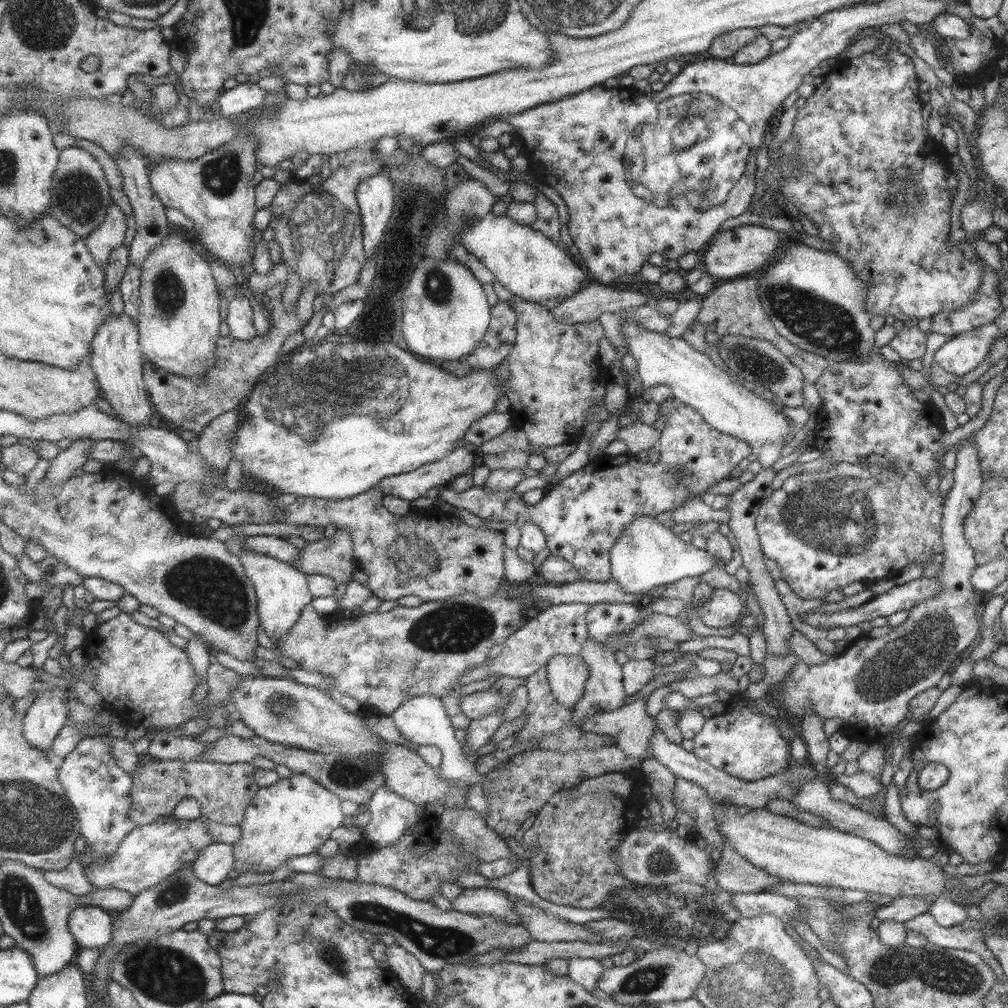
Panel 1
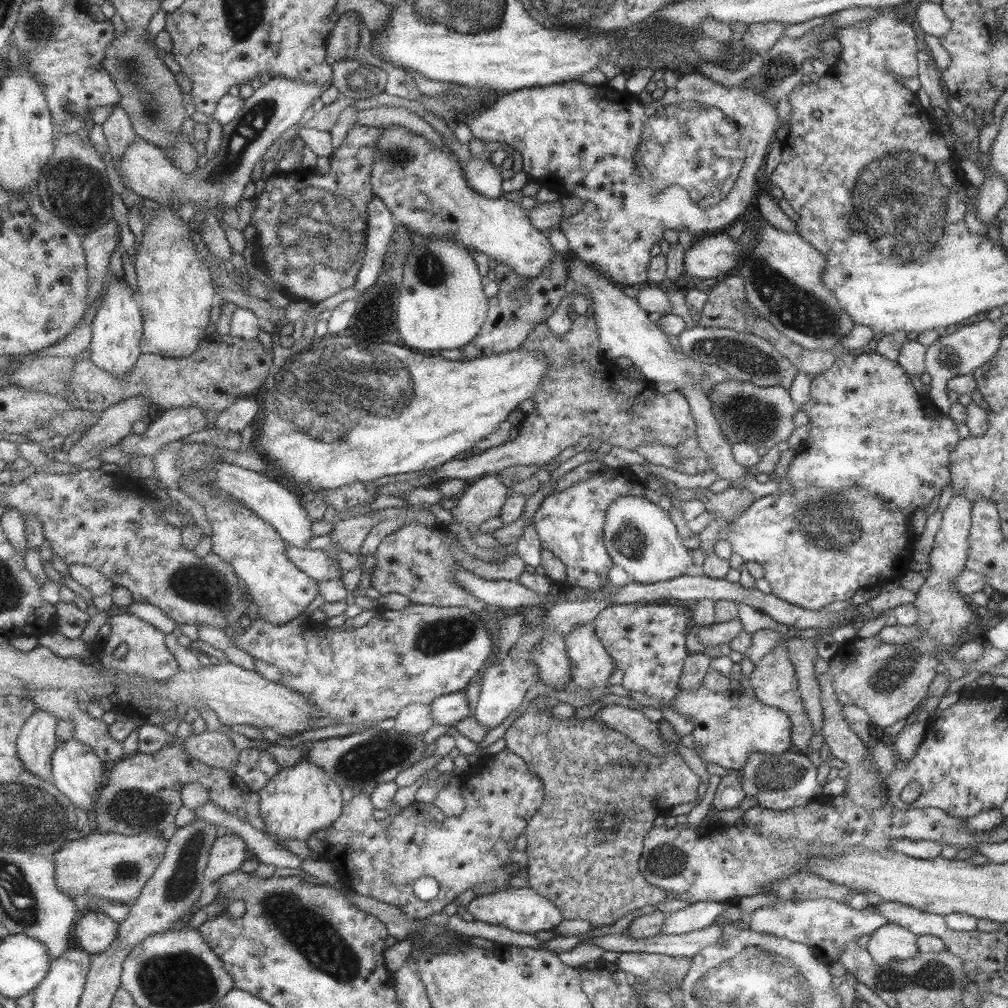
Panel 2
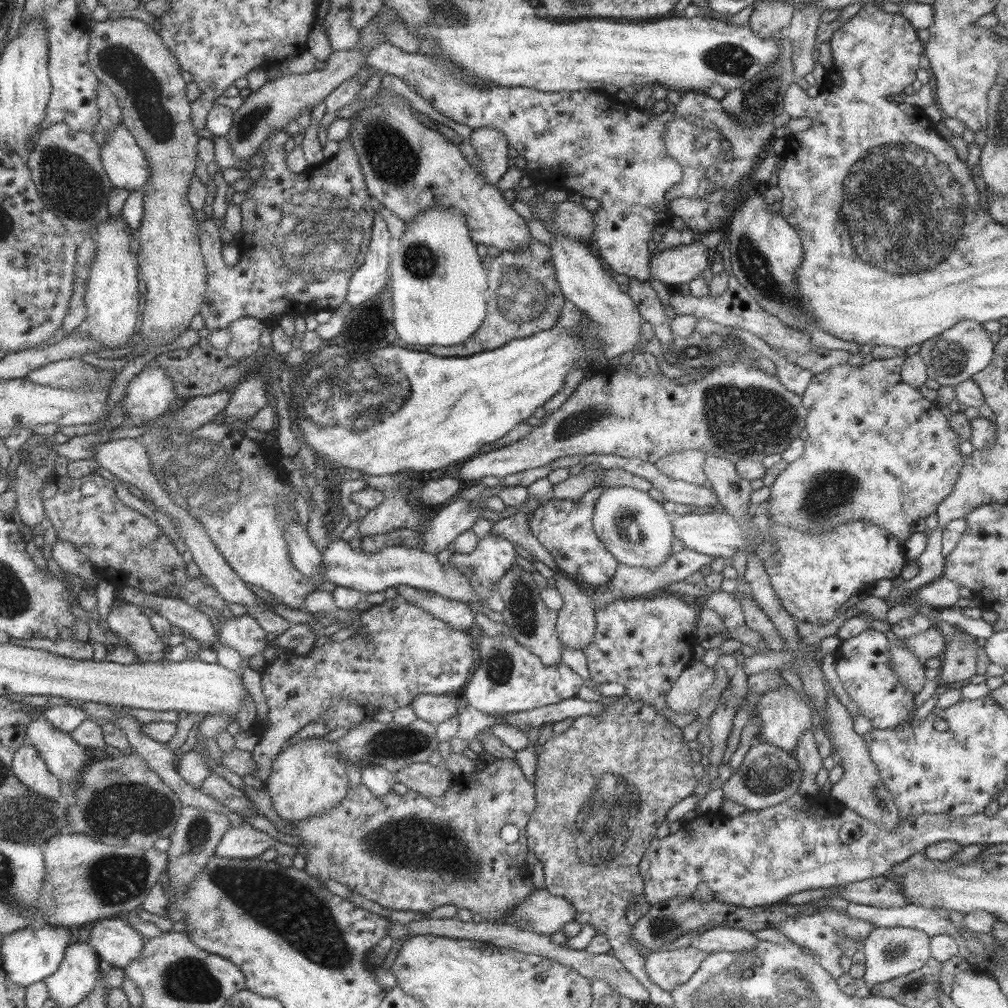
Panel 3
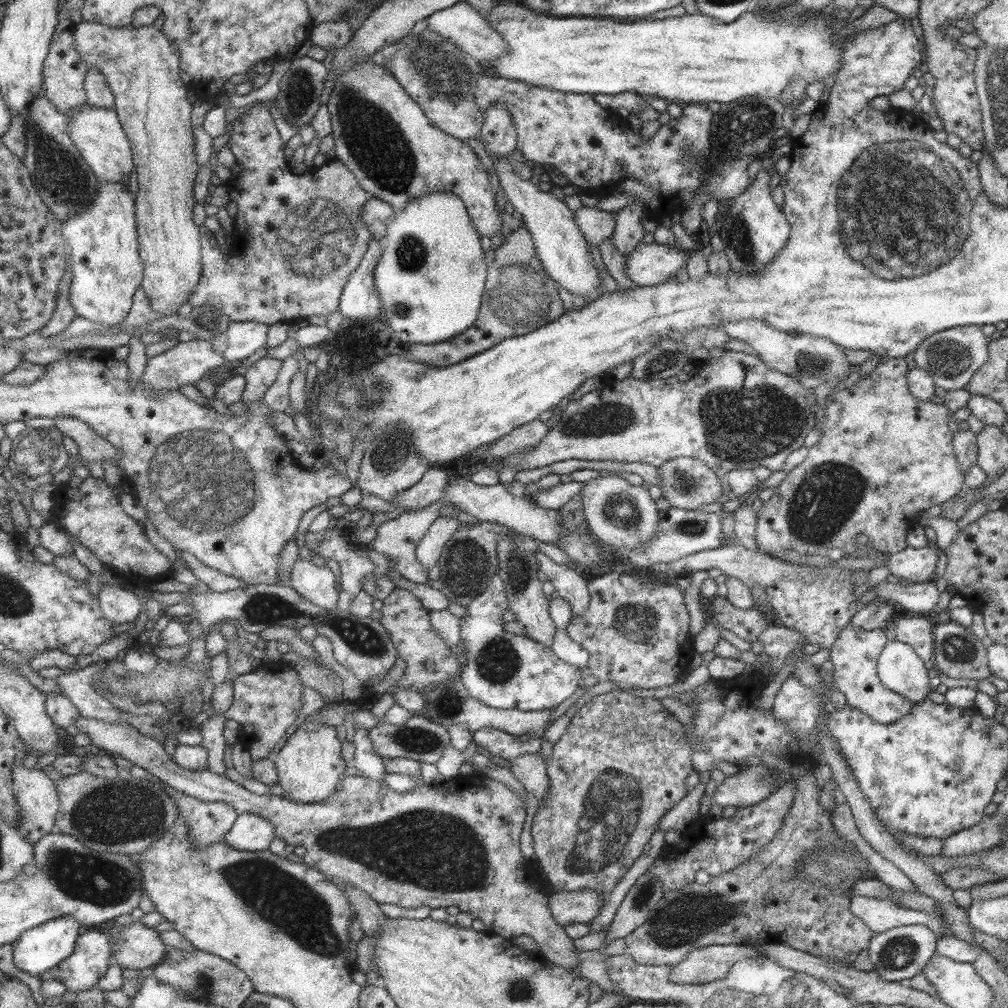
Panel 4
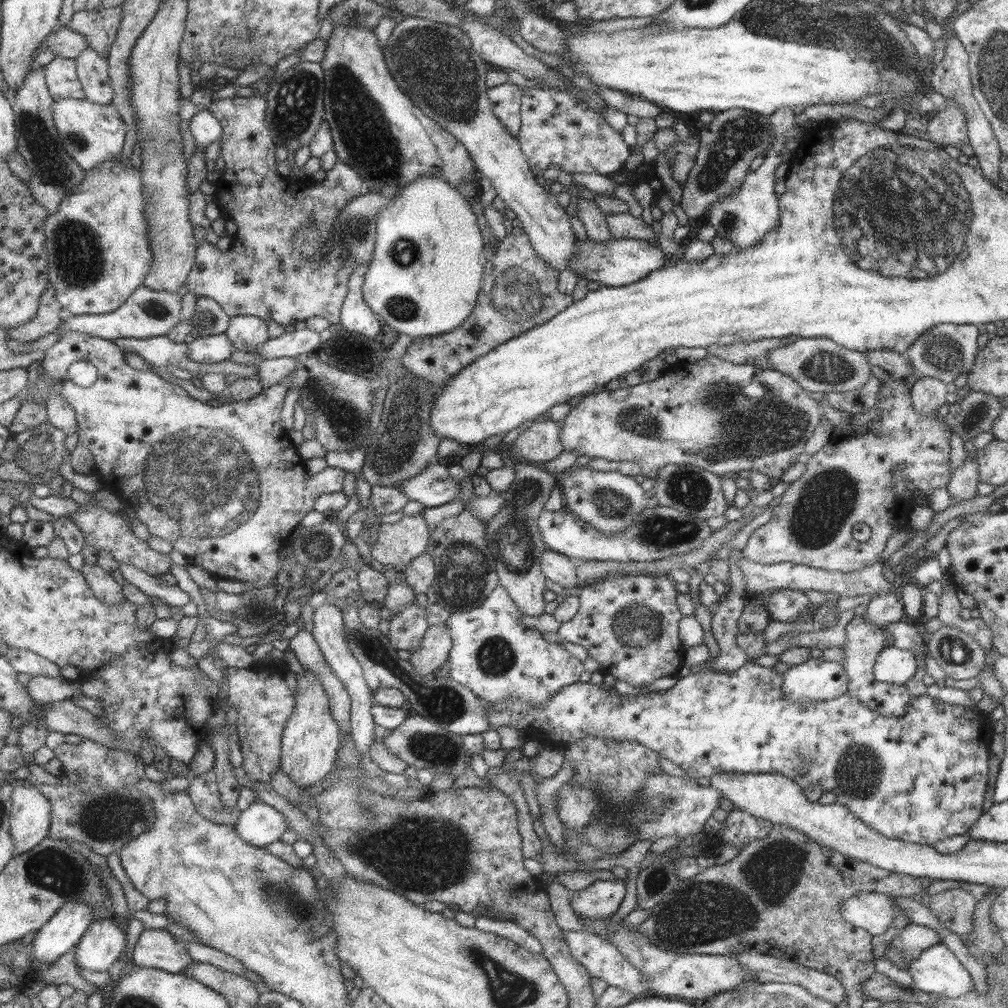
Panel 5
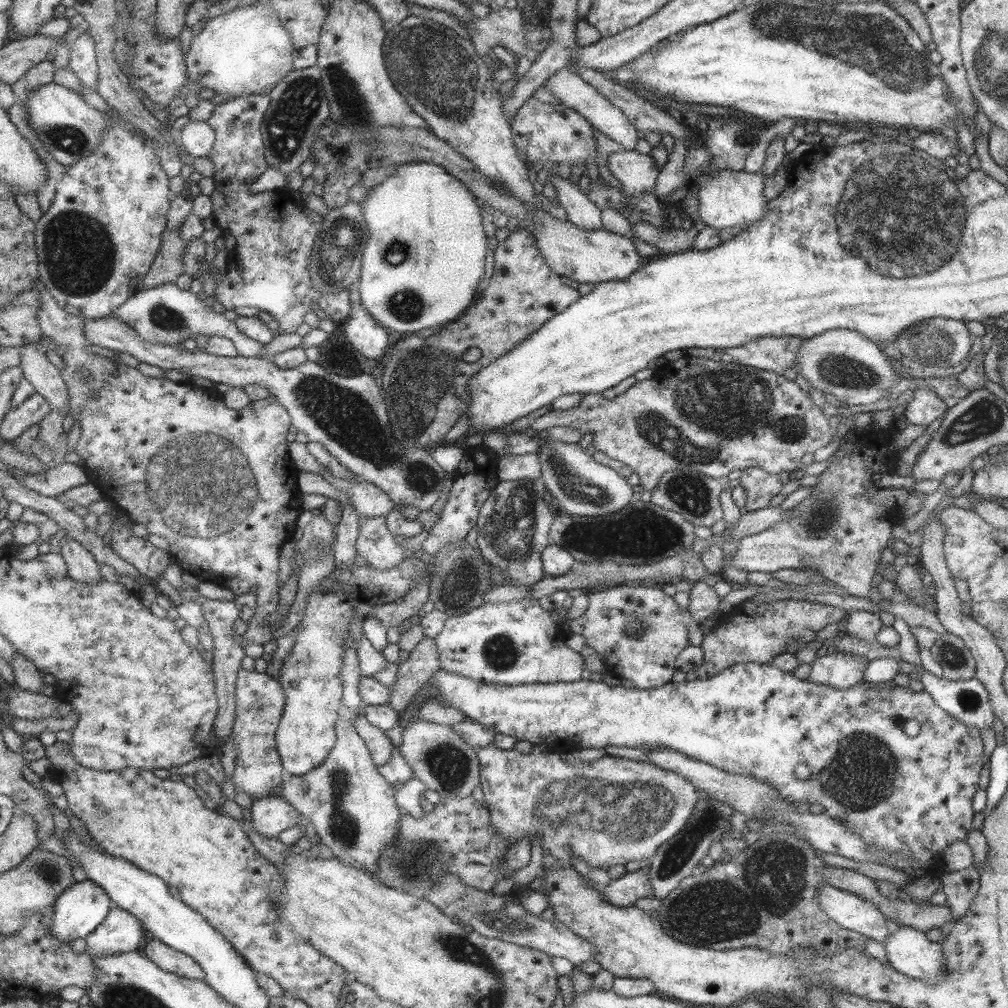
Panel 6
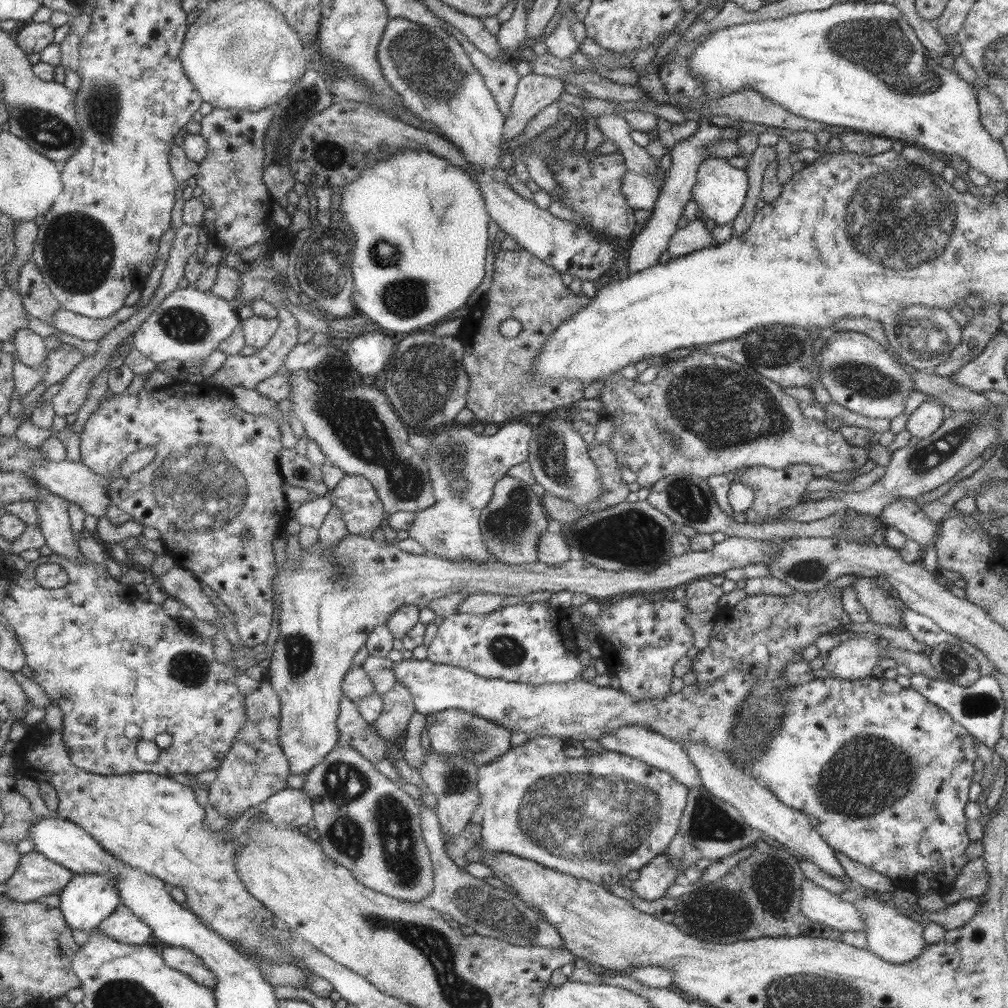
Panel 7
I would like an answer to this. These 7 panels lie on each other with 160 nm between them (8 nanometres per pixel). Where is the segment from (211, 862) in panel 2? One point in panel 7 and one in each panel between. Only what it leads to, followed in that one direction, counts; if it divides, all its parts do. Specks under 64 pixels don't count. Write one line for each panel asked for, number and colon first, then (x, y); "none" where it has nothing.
3: (243, 841)
4: (251, 832)
5: (259, 824)
6: (269, 815)
7: (292, 806)

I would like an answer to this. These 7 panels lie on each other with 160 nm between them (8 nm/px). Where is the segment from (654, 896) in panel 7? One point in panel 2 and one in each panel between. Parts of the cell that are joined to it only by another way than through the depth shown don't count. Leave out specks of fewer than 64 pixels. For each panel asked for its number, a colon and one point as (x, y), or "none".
2: (523, 910)
3: (543, 913)
4: (580, 906)
5: (601, 899)
6: (625, 891)

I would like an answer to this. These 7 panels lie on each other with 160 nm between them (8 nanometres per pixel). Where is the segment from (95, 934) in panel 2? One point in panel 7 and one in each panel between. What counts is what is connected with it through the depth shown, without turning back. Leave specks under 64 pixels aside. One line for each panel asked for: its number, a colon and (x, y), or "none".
3: (118, 943)
4: (137, 947)
5: (156, 949)
6: (175, 962)
7: (185, 961)

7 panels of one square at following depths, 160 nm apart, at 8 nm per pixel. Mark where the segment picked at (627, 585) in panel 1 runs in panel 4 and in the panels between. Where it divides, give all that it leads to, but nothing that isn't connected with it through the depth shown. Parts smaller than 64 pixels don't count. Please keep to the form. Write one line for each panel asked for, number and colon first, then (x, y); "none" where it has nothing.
2: (639, 537)
3: (634, 528)
4: (620, 516)

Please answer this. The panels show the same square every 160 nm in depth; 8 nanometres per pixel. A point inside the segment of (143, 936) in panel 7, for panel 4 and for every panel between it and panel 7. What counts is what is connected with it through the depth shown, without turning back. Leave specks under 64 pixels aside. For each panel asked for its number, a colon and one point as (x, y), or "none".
4: (92, 959)
5: (105, 941)
6: (121, 932)

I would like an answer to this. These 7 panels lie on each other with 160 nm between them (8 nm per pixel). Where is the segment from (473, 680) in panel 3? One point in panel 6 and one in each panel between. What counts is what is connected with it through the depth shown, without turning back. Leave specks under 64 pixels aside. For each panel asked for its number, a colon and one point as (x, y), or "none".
4: (501, 670)
5: (493, 653)
6: (518, 642)

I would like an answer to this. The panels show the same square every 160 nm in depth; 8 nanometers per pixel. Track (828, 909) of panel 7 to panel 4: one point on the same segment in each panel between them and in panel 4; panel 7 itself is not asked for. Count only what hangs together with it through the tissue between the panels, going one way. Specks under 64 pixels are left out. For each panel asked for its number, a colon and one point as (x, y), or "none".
4: (880, 915)
5: (871, 912)
6: (851, 913)

